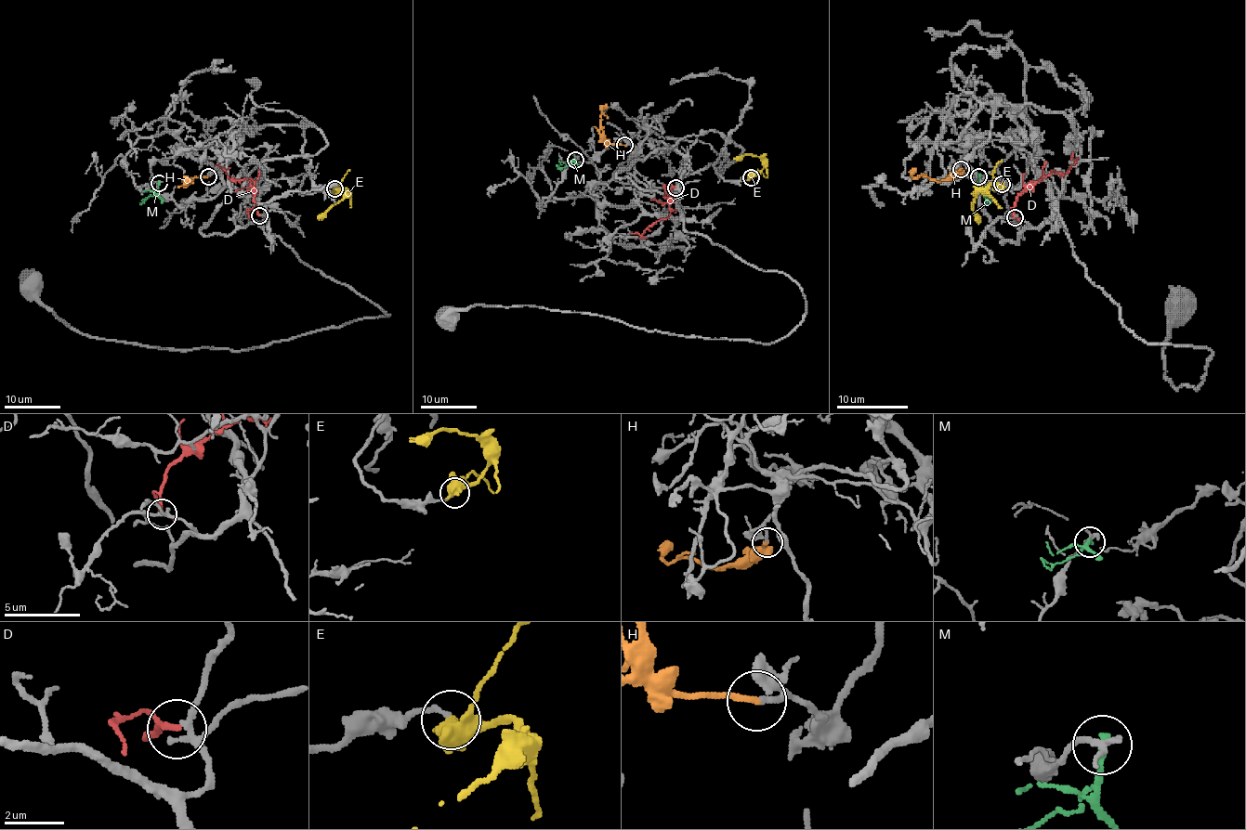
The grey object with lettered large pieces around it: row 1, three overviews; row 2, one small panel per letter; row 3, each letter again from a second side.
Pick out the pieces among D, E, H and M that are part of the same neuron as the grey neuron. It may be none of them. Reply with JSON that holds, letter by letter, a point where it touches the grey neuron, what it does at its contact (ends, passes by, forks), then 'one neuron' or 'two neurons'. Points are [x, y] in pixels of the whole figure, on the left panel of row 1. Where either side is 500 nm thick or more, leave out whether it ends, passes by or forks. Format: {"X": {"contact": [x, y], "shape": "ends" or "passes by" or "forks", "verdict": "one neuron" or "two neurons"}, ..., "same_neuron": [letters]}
{"D": {"contact": [259, 215], "shape": "ends", "verdict": "two neurons"}, "E": {"contact": [334, 188], "shape": "forks", "verdict": "two neurons"}, "H": {"contact": [208, 176], "shape": "ends", "verdict": "one neuron"}, "M": {"contact": [159, 183], "shape": "ends", "verdict": "two neurons"}, "same_neuron": ["H"]}

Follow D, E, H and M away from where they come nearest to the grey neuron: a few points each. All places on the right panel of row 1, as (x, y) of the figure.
D: (1014, 218), (1017, 197), (1053, 170), (1066, 174), (1074, 162), (1072, 156)
E: (1002, 184), (990, 184), (982, 189), (973, 202), (978, 222)
H: (961, 168), (951, 177), (936, 181), (921, 175), (914, 177), (912, 172), (916, 168)
M: (978, 177), (978, 186), (990, 199), (985, 204)

